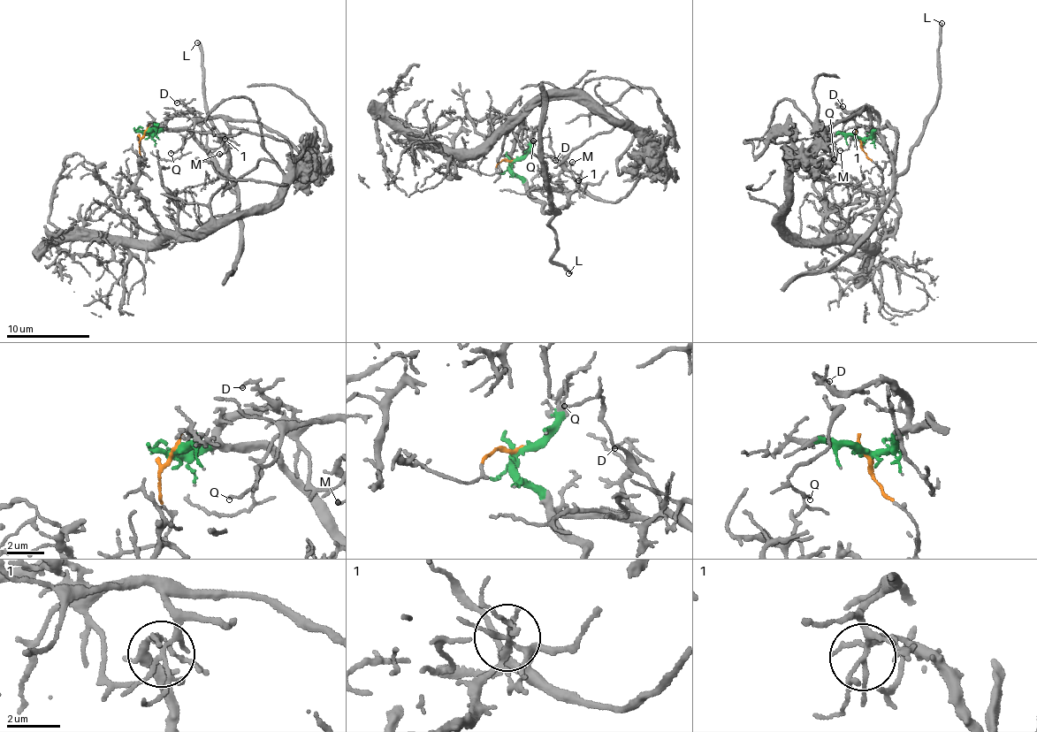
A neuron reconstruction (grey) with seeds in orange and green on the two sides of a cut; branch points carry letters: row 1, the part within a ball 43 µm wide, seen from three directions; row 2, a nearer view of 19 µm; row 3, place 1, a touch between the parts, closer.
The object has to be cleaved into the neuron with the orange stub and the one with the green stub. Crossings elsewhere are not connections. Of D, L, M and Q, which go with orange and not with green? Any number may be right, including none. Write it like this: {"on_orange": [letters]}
{"on_orange": ["Q"]}

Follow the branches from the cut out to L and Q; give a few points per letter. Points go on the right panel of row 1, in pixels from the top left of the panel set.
L: (860, 138), (889, 125), (898, 140), (892, 162), (899, 172), (907, 167), (910, 147), (938, 95), (941, 23)
Q: (860, 138), (896, 214), (876, 246), (804, 239), (781, 225), (795, 167), (867, 109), (830, 143), (834, 160)

